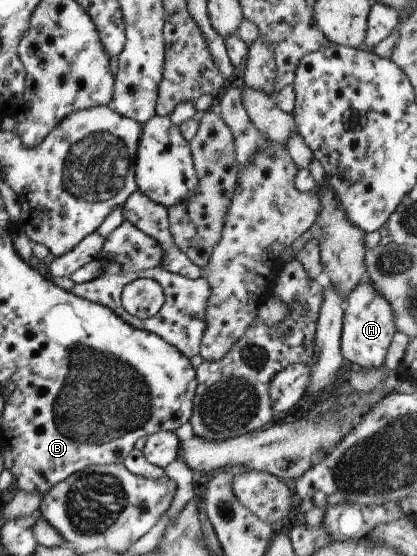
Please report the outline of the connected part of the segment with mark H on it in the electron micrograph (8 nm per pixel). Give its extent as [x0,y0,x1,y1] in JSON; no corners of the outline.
[341,278,396,370]

